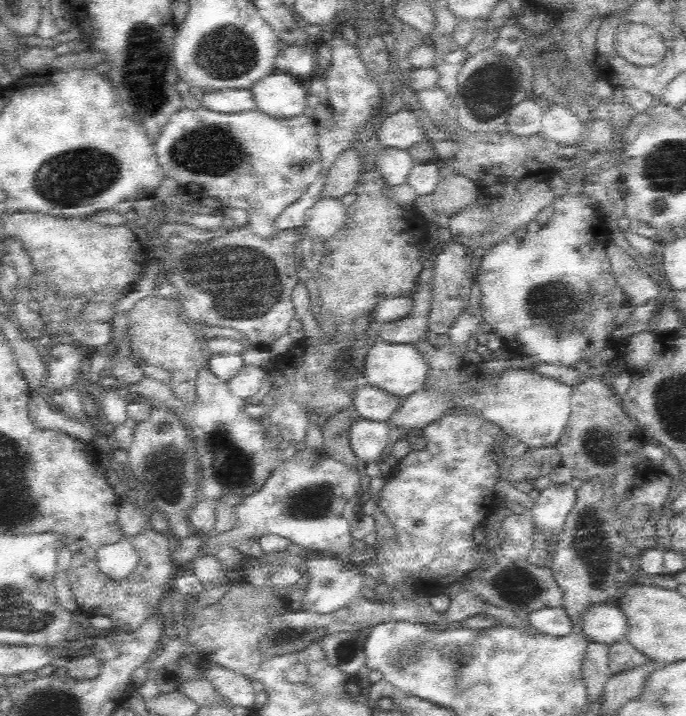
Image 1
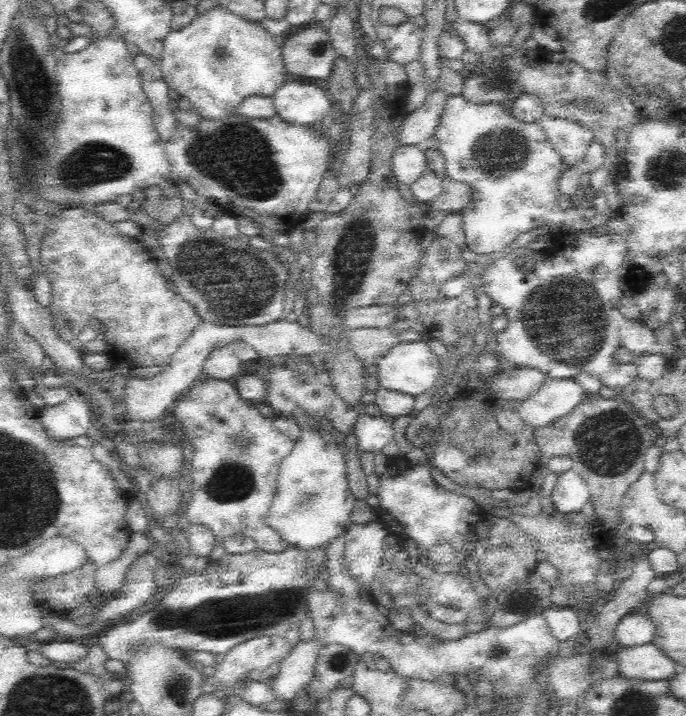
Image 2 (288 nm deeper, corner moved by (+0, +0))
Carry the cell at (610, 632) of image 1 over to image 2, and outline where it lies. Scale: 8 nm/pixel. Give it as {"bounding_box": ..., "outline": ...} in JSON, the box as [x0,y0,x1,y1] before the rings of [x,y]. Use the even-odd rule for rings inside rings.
{"bounding_box":[616,610,656,648],"outline":[[[644,610],[626,614],[618,628],[616,628],[616,644],[620,648],[632,648],[632,646],[640,646],[640,644],[652,644],[656,626],[654,622],[648,618],[648,614]]]}

